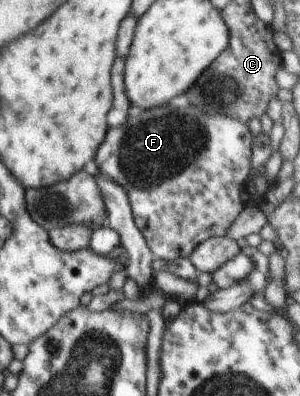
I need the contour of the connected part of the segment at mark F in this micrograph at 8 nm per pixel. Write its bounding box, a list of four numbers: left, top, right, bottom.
[94,103,253,262]

